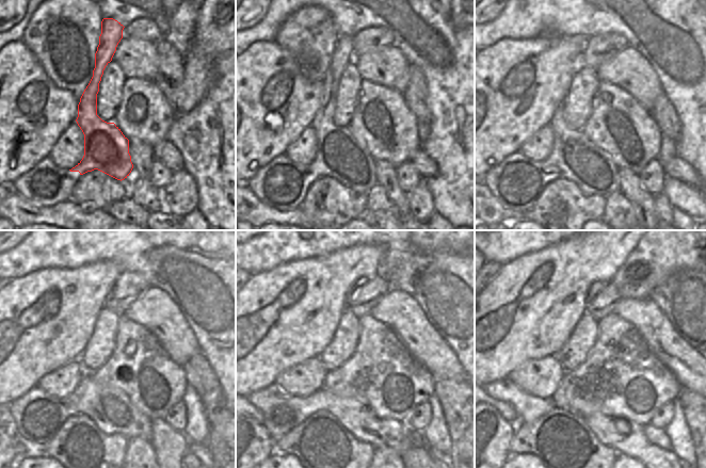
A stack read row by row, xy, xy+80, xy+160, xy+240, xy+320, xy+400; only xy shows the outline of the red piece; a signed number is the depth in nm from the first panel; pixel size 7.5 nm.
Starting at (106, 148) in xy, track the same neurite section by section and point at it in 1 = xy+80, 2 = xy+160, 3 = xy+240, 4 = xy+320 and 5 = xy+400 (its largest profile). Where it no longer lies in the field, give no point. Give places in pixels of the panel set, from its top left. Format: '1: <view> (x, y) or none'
1: xy+80 (339, 156)
2: xy+160 (575, 157)
3: xy+240 (111, 409)
4: xy+320 (357, 418)
5: xy+400 (626, 437)

